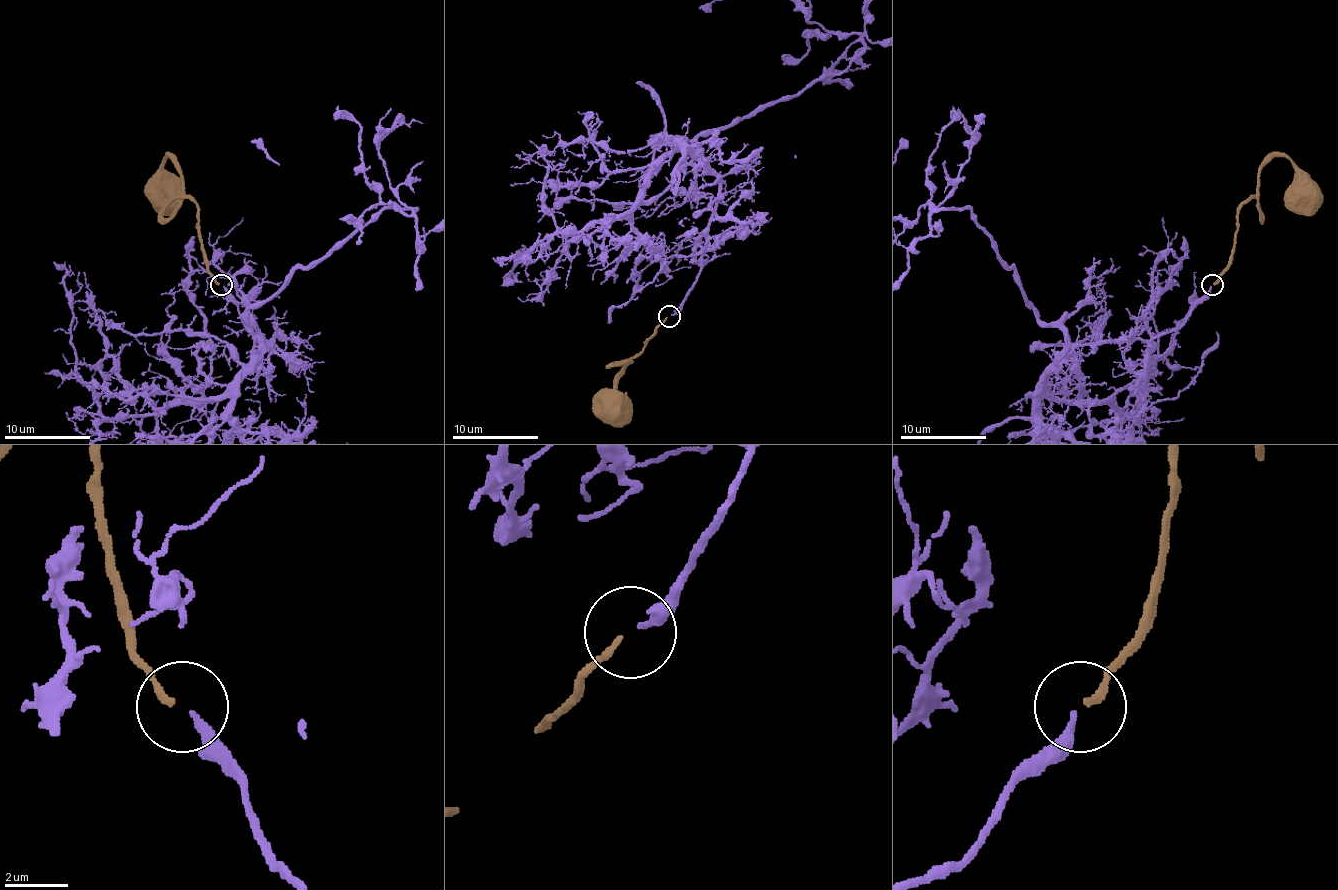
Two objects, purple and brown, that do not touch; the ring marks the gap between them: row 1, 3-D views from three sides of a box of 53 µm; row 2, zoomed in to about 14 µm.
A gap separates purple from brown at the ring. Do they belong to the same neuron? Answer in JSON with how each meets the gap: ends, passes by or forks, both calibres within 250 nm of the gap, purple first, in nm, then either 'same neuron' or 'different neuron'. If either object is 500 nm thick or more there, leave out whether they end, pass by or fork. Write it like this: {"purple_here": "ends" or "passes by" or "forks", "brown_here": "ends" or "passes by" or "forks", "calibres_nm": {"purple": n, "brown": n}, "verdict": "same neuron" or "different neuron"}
{"purple_here": "ends", "brown_here": "ends", "calibres_nm": {"purple": 200, "brown": 200}, "verdict": "same neuron"}

